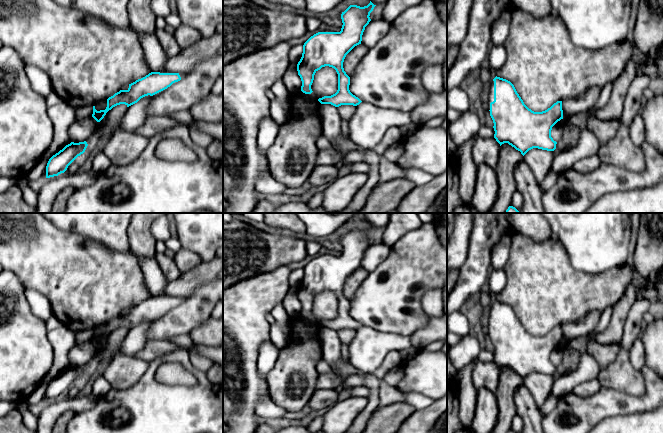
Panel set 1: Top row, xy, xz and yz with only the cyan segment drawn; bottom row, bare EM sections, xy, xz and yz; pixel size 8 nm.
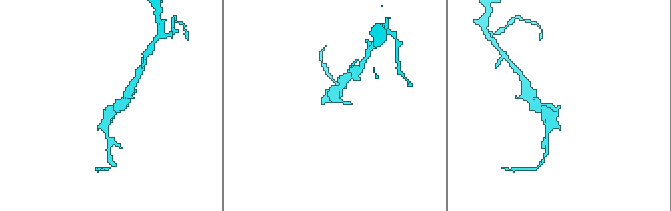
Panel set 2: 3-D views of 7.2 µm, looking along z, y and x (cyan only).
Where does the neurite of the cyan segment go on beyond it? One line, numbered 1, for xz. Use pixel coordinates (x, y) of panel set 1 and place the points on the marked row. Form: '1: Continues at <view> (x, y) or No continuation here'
1: No continuation here

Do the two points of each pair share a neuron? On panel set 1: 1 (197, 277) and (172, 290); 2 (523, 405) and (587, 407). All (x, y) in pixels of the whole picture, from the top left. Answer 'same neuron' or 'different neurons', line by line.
1: same neuron
2: different neurons

